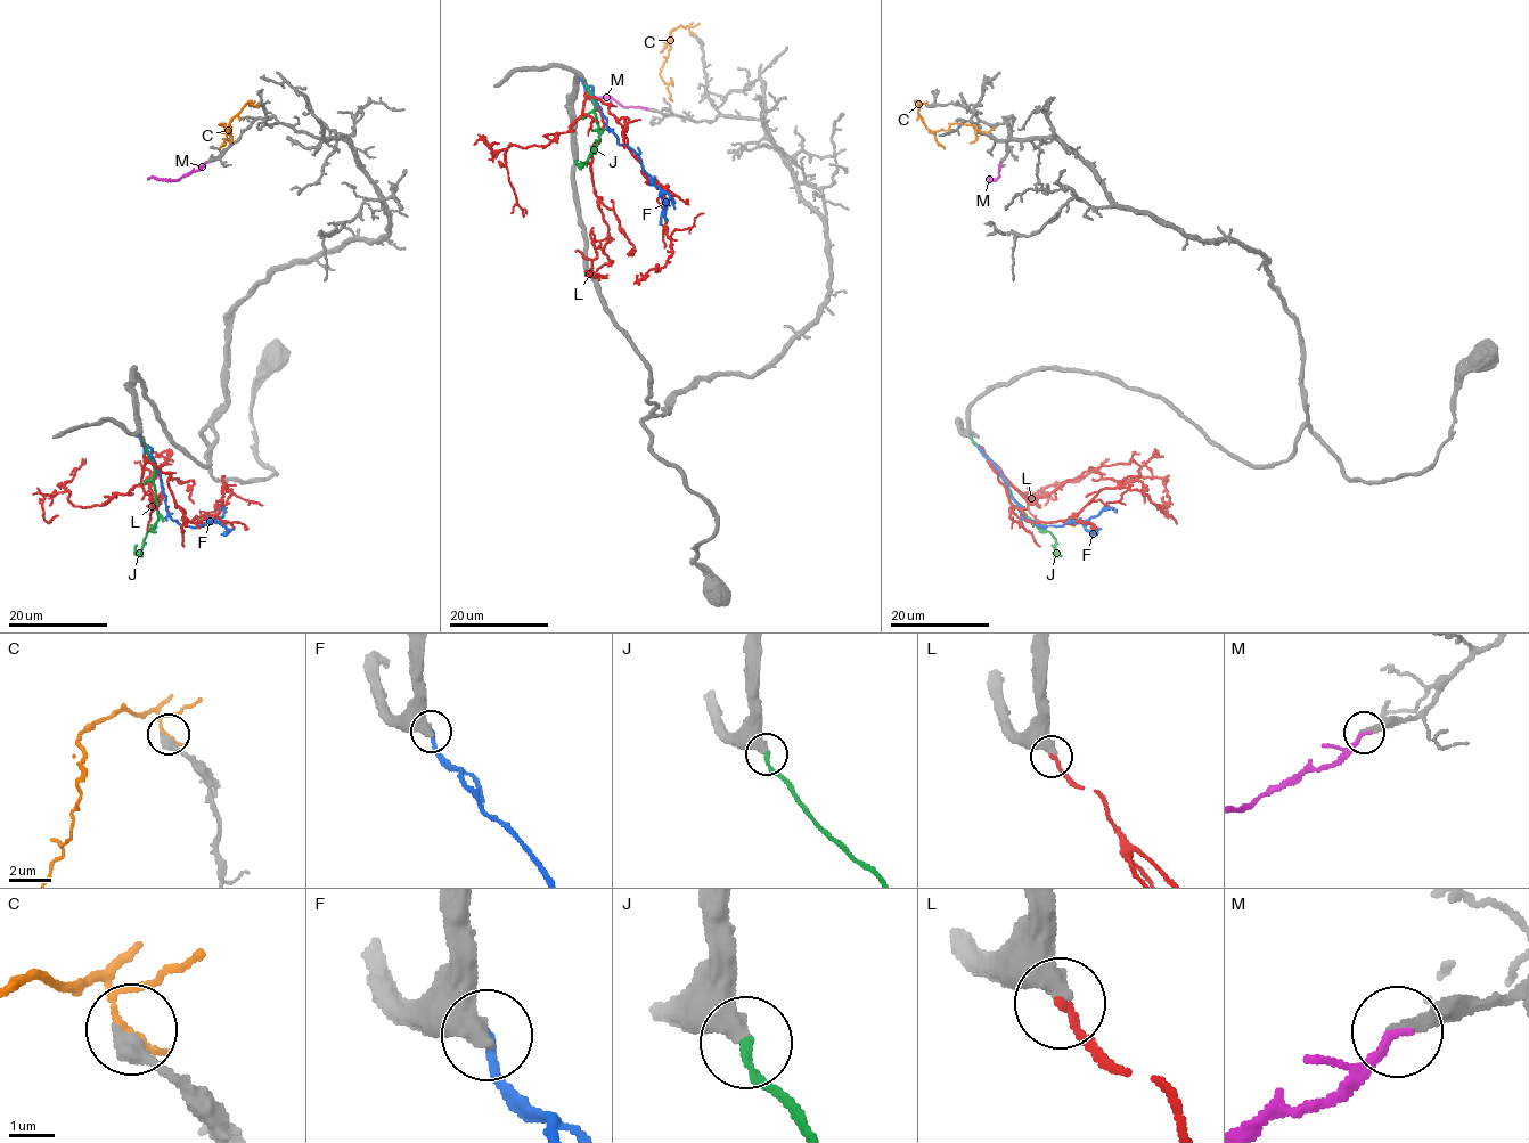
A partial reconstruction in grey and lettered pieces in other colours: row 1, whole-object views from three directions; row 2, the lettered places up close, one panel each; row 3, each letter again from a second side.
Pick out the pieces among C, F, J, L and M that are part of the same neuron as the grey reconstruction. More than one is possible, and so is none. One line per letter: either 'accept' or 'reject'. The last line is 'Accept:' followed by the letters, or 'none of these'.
C: reject
F: reject
J: reject
L: reject
M: accept
Accept: M

